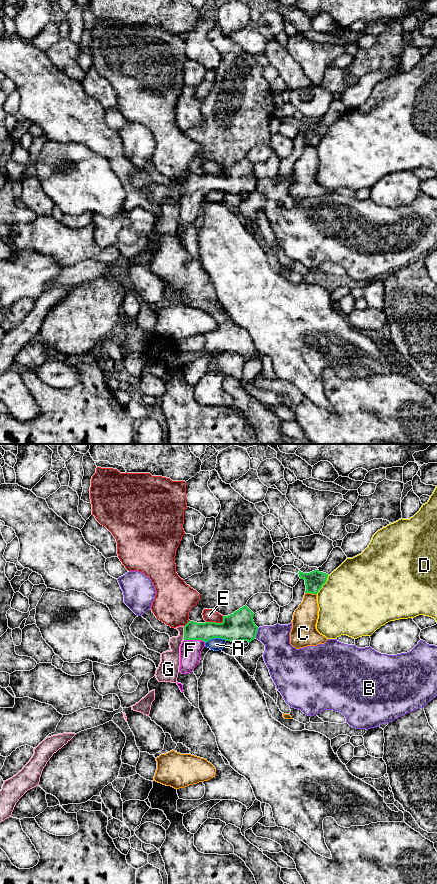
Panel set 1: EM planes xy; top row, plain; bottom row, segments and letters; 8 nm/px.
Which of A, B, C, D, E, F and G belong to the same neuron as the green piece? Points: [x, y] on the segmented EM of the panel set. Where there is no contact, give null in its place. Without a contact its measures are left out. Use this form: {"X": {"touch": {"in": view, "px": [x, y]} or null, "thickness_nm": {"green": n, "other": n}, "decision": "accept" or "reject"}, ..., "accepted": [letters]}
{"A": {"touch": {"in": "xy", "px": [215, 637]}, "thickness_nm": {"green": 240, "other": 110}, "decision": "reject"}, "B": {"touch": {"in": "xy", "px": [256, 633]}, "thickness_nm": {"green": 240, "other": 240}, "decision": "reject"}, "C": {"touch": {"in": "xy", "px": [311, 593]}, "thickness_nm": {"green": 150, "other": 190}, "decision": "reject"}, "D": {"touch": {"in": "xy", "px": [323, 584]}, "thickness_nm": {"green": 150, "other": 480}, "decision": "reject"}, "E": {"touch": {"in": "xy", "px": [215, 622]}, "thickness_nm": {"green": 240, "other": 110}, "decision": "reject"}, "F": {"touch": {"in": "xy", "px": [195, 639]}, "thickness_nm": {"green": 140, "other": 180}, "decision": "accept"}, "G": {"touch": {"in": "xy", "px": [184, 632]}, "thickness_nm": {"green": 140, "other": 140}, "decision": "reject"}, "accepted": ["F"]}

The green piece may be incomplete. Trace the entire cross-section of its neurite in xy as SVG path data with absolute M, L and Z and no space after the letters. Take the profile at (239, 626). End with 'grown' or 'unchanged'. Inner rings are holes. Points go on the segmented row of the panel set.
M245 605L233 614L223 616L222 623L205 622L197 623L189 621L184 626L184 641L180 646L180 667L179 671L182 674L187 674L199 664L201 651L205 647L205 643L213 638L221 638L226 641L240 642L248 641L249 643L256 638L258 627L255 625L254 613Z; grown

